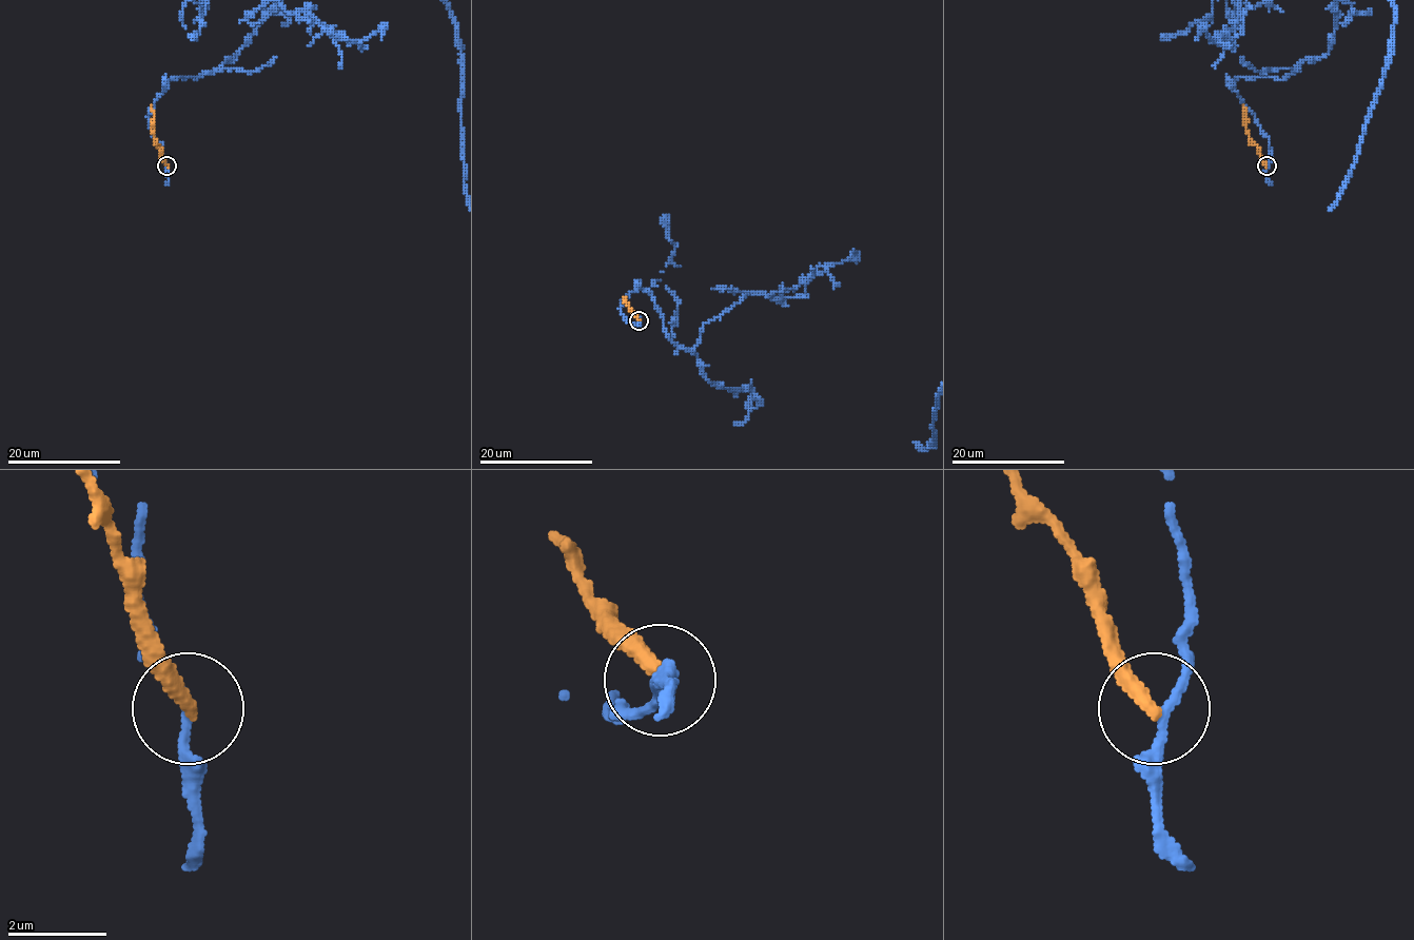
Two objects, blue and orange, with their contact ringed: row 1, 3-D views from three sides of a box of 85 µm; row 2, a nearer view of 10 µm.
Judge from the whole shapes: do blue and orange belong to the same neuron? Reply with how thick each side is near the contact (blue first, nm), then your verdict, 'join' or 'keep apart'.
calibres 180 and 320 nm; keep apart

